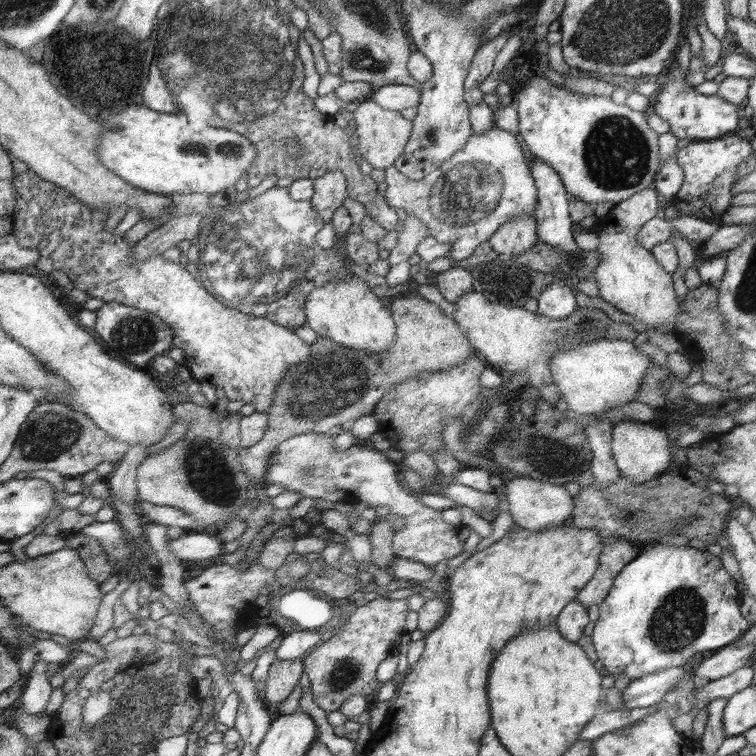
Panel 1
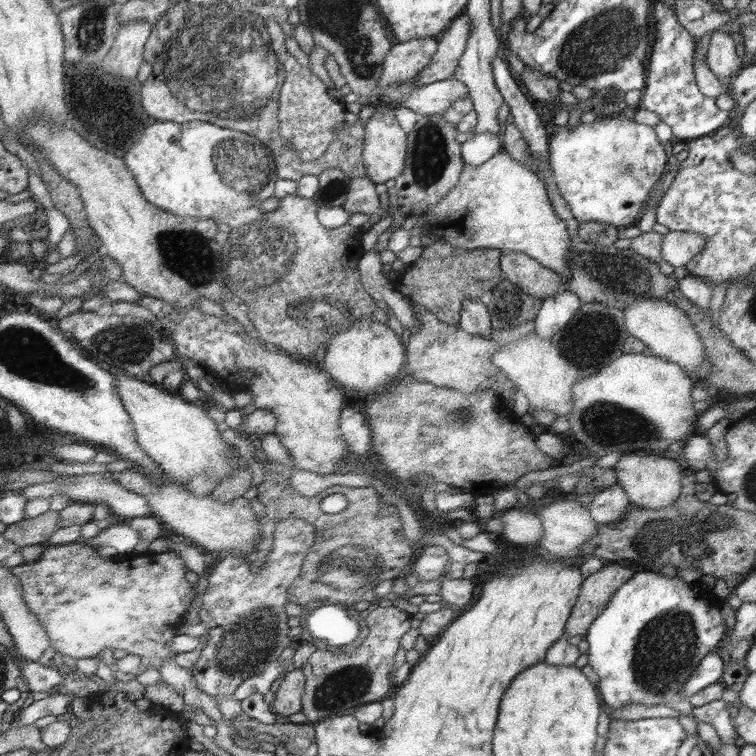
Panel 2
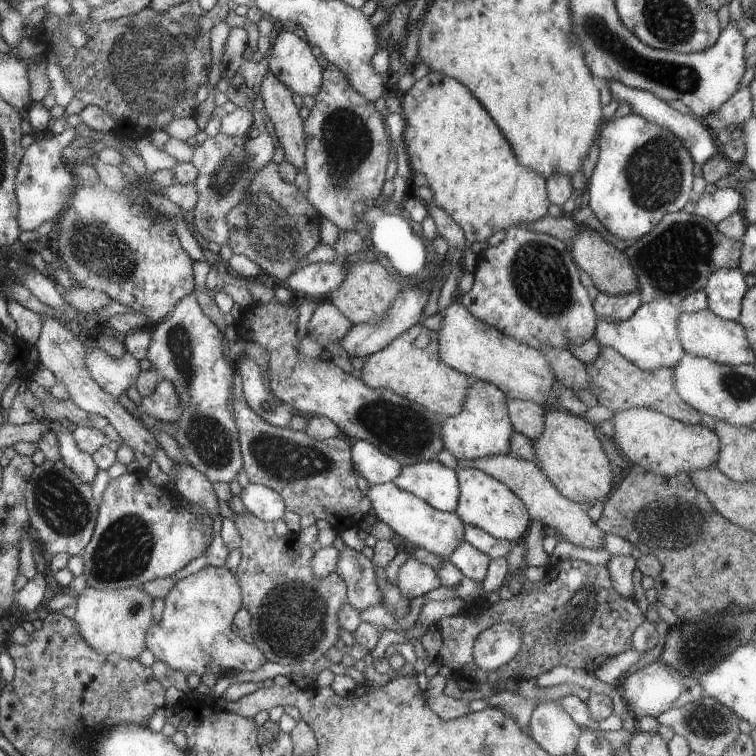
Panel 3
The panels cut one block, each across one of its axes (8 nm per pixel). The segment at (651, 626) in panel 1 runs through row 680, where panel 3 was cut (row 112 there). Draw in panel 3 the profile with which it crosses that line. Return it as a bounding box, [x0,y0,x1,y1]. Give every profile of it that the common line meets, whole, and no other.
[588,112,694,240]

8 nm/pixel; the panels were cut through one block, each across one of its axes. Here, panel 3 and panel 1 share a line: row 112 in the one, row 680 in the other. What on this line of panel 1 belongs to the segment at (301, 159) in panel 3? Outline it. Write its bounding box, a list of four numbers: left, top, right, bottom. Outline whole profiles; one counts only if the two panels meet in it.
[261,659,305,709]

